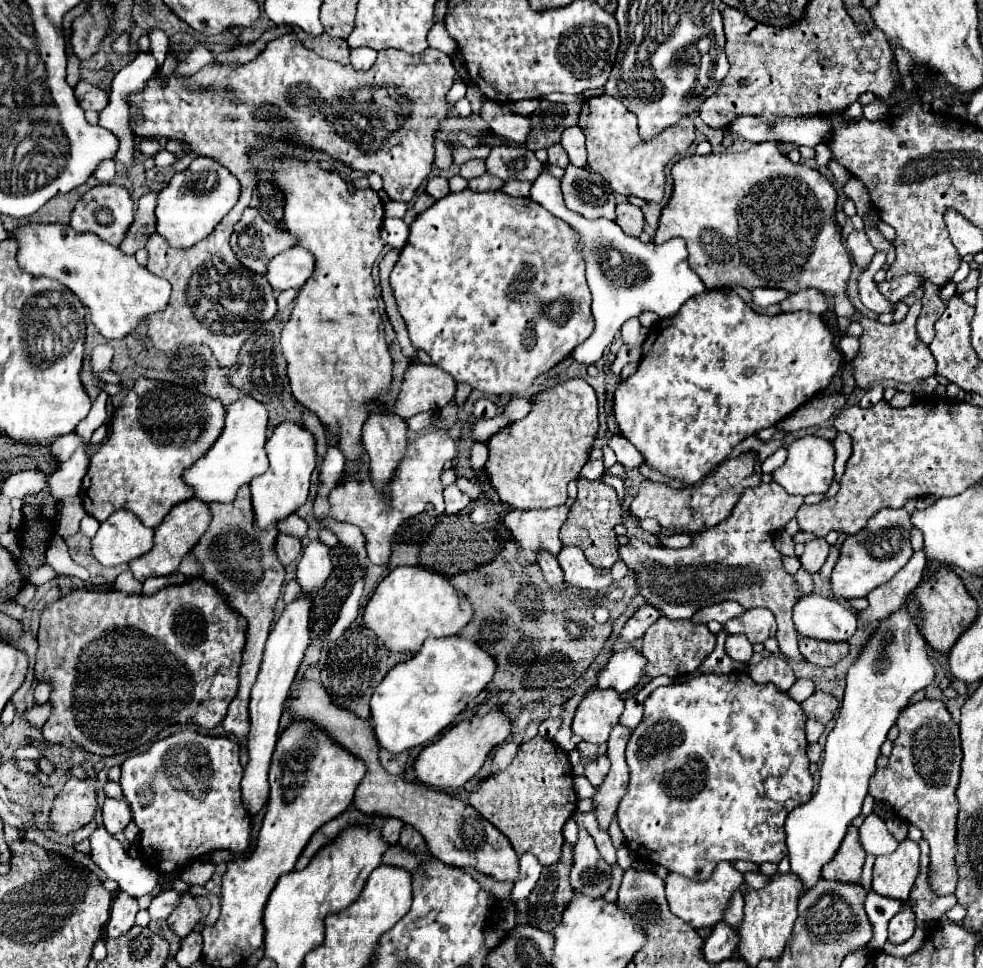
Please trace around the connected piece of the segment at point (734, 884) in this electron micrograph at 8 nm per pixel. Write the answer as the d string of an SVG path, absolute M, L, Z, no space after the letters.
M722 861L720 865L716 865L716 869L712 871L712 877L708 877L708 881L692 881L684 875L668 873L668 877L666 877L666 897L668 897L672 913L678 915L680 919L684 919L694 929L714 927L718 921L722 921L722 913L728 905L728 899L742 885L742 881L744 881L742 873L736 871L728 861Z

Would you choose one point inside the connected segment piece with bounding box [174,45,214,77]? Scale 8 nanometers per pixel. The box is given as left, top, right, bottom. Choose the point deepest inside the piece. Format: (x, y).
(199, 56)

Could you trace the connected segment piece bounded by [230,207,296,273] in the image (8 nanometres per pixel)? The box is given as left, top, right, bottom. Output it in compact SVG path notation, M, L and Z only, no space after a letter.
M248 207L242 219L234 225L230 239L232 251L244 267L256 273L266 273L266 263L276 255L296 245L296 239L286 229L276 229L262 215Z

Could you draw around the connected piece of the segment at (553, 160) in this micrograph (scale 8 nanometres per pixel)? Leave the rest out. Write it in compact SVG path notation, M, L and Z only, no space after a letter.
M552 145L546 149L548 151L548 163L550 165L558 165L558 167L566 167L570 161L568 161L568 153L564 151L562 145Z

